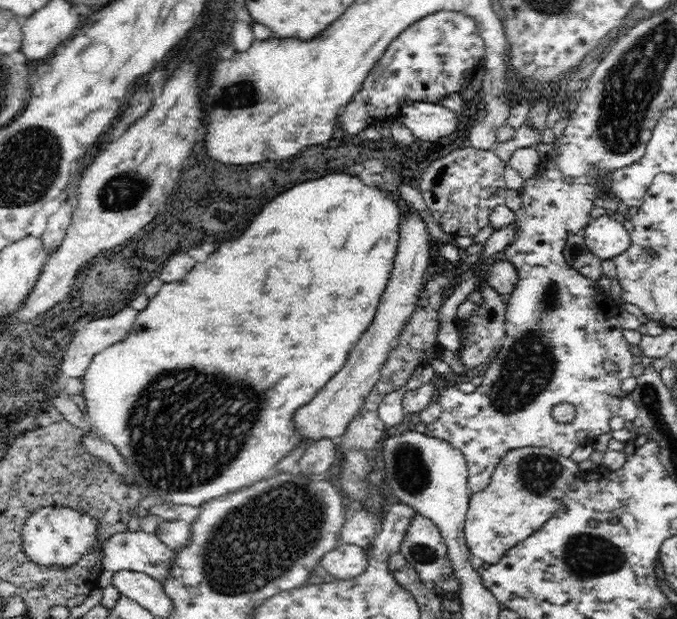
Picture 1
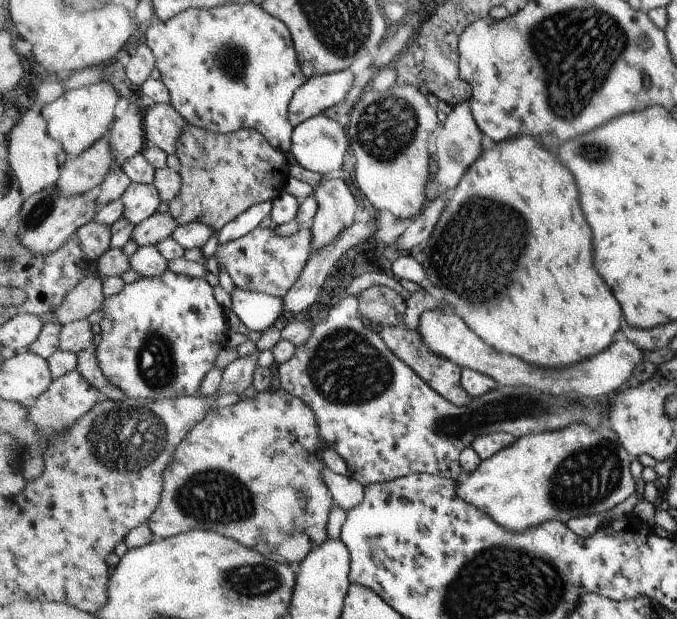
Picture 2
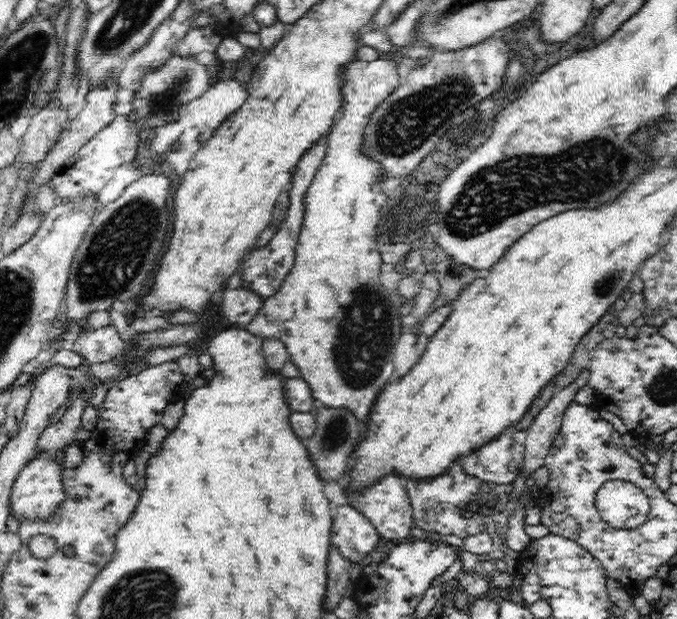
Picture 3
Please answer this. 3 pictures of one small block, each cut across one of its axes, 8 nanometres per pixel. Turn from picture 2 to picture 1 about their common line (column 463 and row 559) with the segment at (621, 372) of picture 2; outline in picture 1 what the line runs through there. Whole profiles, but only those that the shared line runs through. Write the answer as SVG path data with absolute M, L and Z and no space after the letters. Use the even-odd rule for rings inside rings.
M342 544L329 550L320 560L319 566L336 579L348 580L360 576L366 570L368 556L365 547Z

